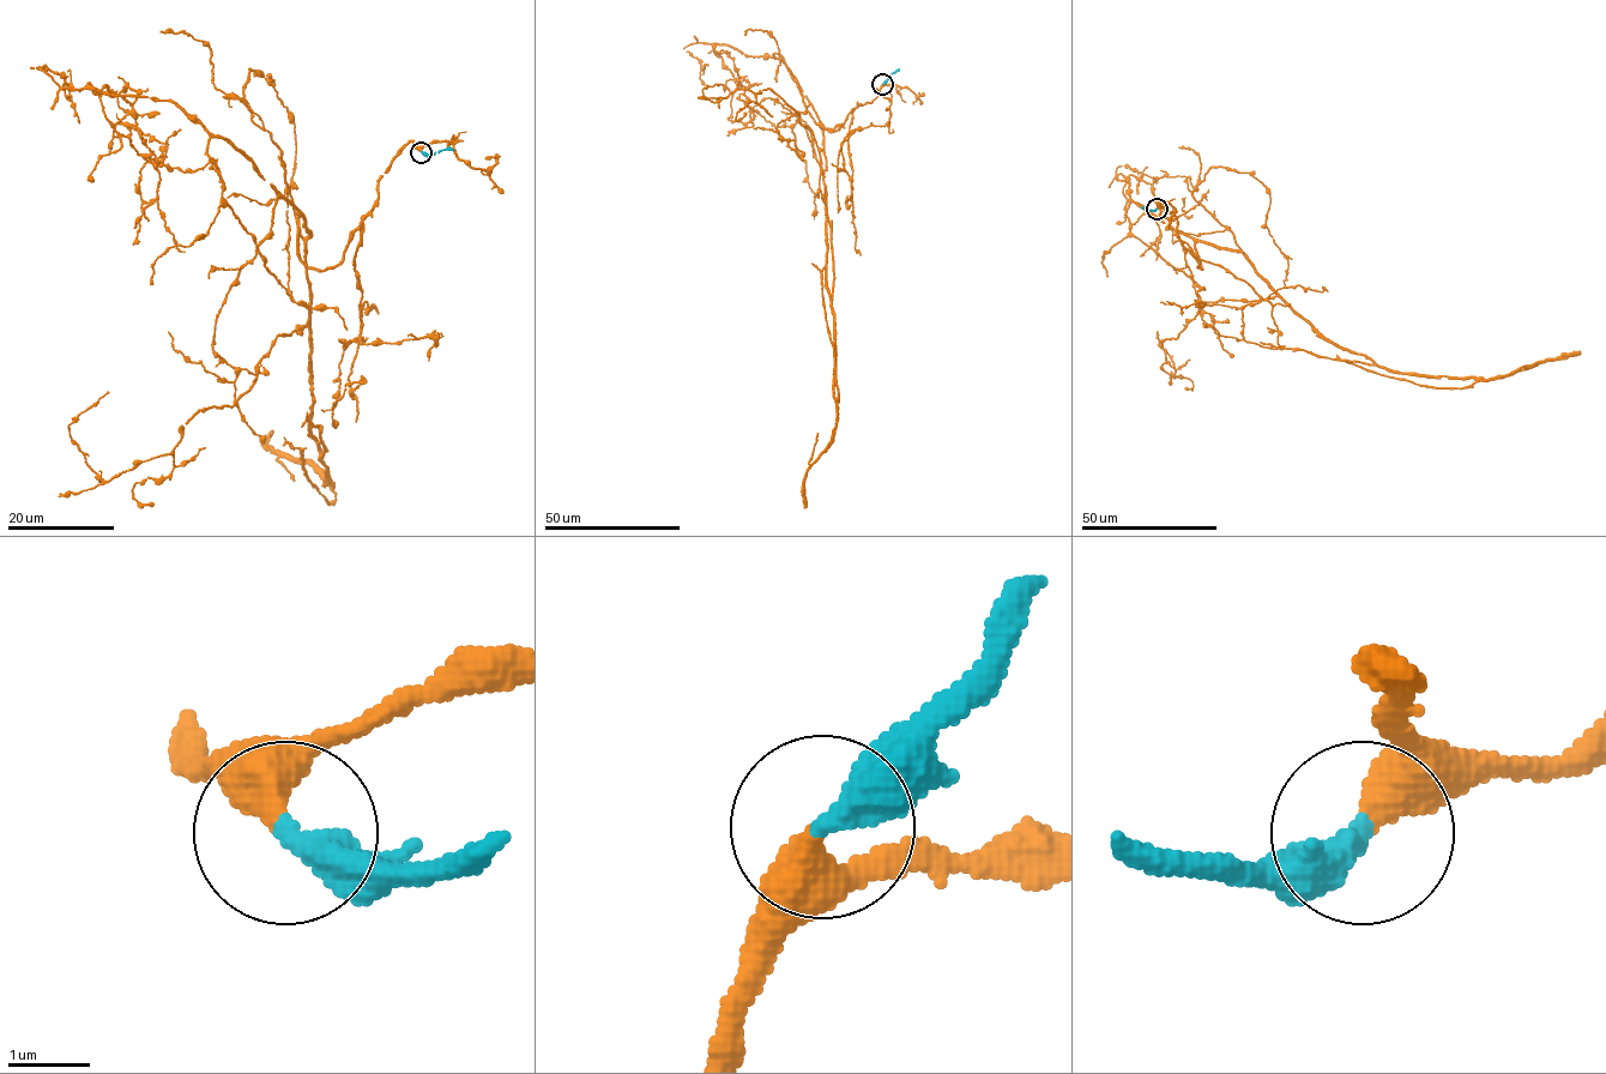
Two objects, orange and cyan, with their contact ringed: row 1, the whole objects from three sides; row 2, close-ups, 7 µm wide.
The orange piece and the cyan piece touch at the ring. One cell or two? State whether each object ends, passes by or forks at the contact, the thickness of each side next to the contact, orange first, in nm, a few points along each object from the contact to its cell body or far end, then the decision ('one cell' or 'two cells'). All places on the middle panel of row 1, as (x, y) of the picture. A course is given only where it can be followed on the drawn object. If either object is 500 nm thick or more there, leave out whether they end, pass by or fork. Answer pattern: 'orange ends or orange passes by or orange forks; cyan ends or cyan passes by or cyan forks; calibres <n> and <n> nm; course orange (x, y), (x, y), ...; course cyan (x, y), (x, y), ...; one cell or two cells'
orange ends; cyan ends; calibres 480 and 400 nm; course orange (882, 83), (877, 96), (857, 106), (841, 126), (822, 128), (820, 122), (837, 403), (821, 273), (813, 264); course cyan (882, 83), (899, 68); one cell

